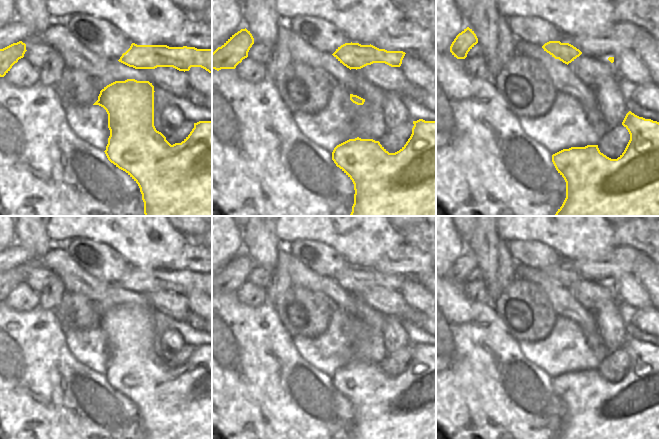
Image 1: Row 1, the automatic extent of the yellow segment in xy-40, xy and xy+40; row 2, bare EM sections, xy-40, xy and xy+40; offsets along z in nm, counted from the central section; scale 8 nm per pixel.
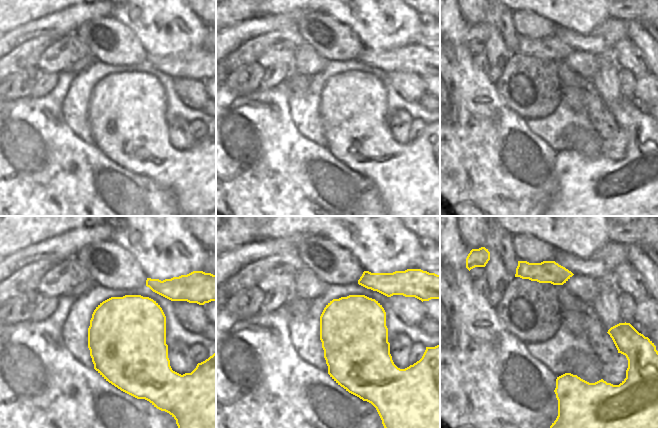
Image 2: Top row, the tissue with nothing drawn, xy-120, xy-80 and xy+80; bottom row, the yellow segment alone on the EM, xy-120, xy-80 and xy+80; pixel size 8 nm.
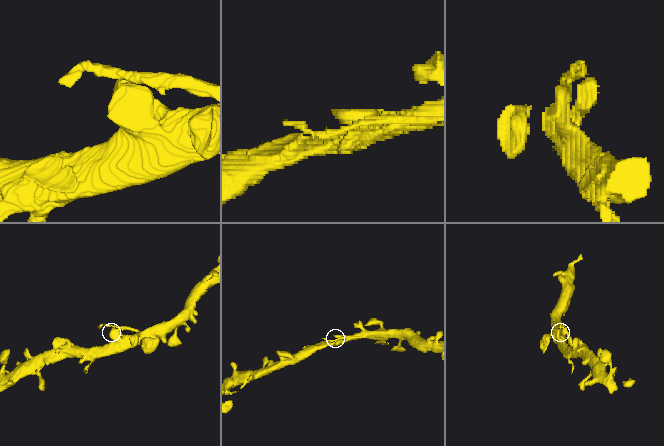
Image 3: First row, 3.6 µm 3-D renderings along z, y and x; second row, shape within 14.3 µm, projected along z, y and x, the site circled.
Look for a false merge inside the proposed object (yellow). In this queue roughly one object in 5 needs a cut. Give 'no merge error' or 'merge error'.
no merge error

